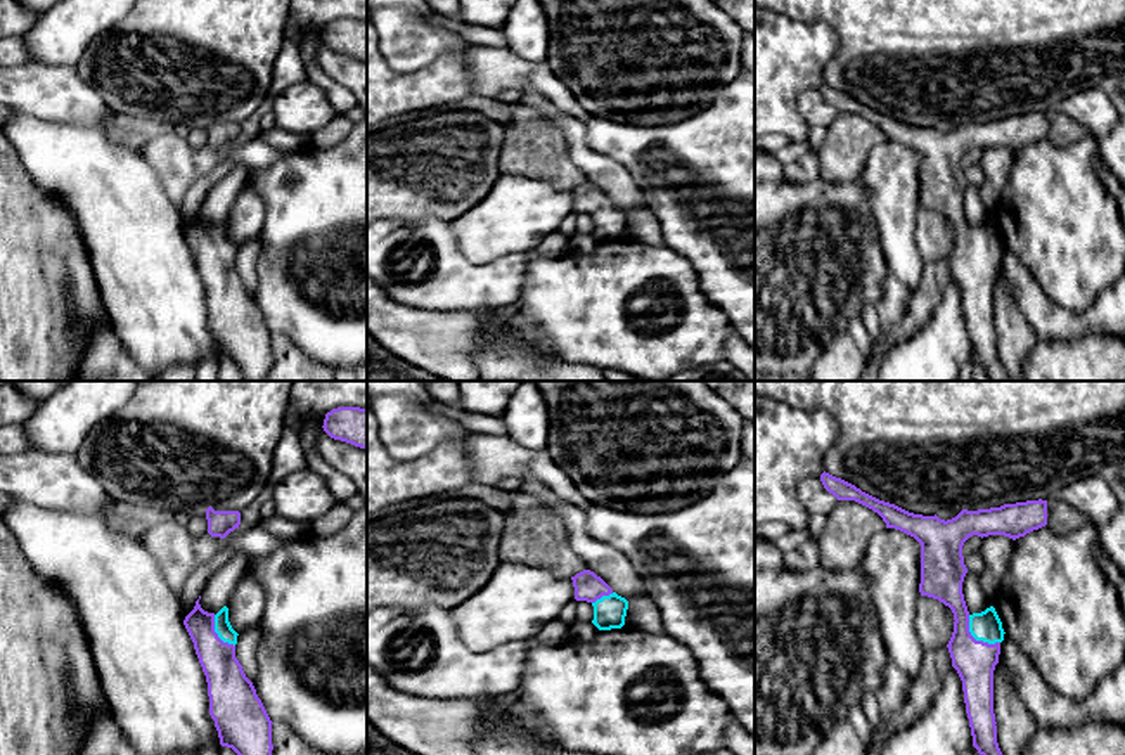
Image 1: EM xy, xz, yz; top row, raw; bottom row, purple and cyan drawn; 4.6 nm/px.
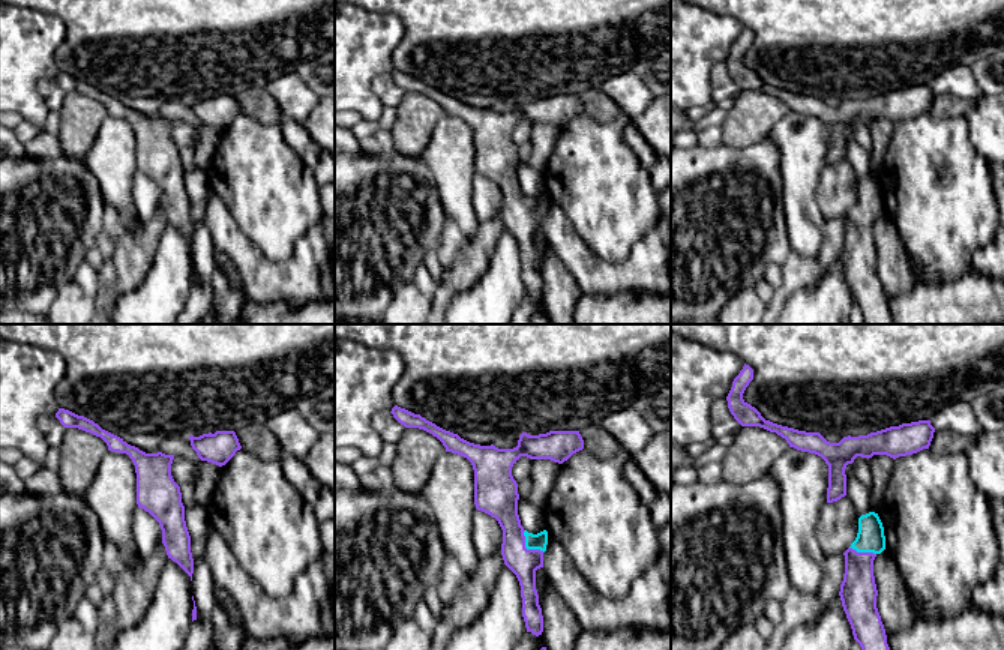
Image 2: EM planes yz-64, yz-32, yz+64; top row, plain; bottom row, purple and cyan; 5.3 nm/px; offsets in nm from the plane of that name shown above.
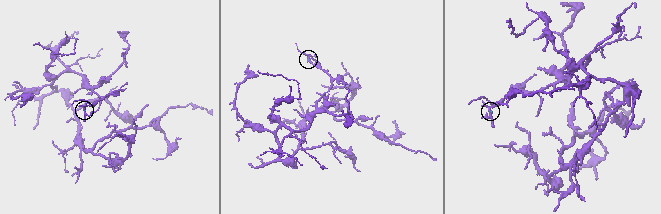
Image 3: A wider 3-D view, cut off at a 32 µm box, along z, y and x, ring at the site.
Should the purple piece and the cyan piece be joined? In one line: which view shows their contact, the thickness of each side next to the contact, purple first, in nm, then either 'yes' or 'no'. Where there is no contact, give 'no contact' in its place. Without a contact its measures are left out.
contact in yz; calibres 190 and 140 nm; yes

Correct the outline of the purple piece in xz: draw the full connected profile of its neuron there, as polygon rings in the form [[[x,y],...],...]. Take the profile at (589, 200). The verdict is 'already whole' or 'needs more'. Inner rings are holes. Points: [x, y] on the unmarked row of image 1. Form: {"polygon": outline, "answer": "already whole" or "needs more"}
{"polygon": [[[583,182],[571,189],[575,211],[594,218],[592,236],[599,242],[621,241],[628,222],[628,213],[618,208],[601,189]]], "answer": "needs more"}

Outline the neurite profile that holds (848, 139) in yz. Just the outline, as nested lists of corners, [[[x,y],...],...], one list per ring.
[[[838,113],[817,151],[820,178],[832,184],[862,177],[869,152],[886,140],[883,130],[855,113]]]

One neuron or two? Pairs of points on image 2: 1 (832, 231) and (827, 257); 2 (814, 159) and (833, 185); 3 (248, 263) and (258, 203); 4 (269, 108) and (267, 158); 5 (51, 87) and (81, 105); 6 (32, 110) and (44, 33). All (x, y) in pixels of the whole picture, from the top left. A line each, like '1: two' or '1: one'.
1: one
2: two
3: two
4: two
5: two
6: one

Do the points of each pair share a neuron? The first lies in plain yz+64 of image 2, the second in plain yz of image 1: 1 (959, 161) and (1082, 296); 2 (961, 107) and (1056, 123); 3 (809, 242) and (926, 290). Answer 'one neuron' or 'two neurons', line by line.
1: one neuron
2: one neuron
3: two neurons

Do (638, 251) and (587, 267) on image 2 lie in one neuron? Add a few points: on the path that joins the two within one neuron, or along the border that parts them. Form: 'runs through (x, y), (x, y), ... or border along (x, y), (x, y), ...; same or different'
runs through (629, 264), (623, 270), (601, 270); same

